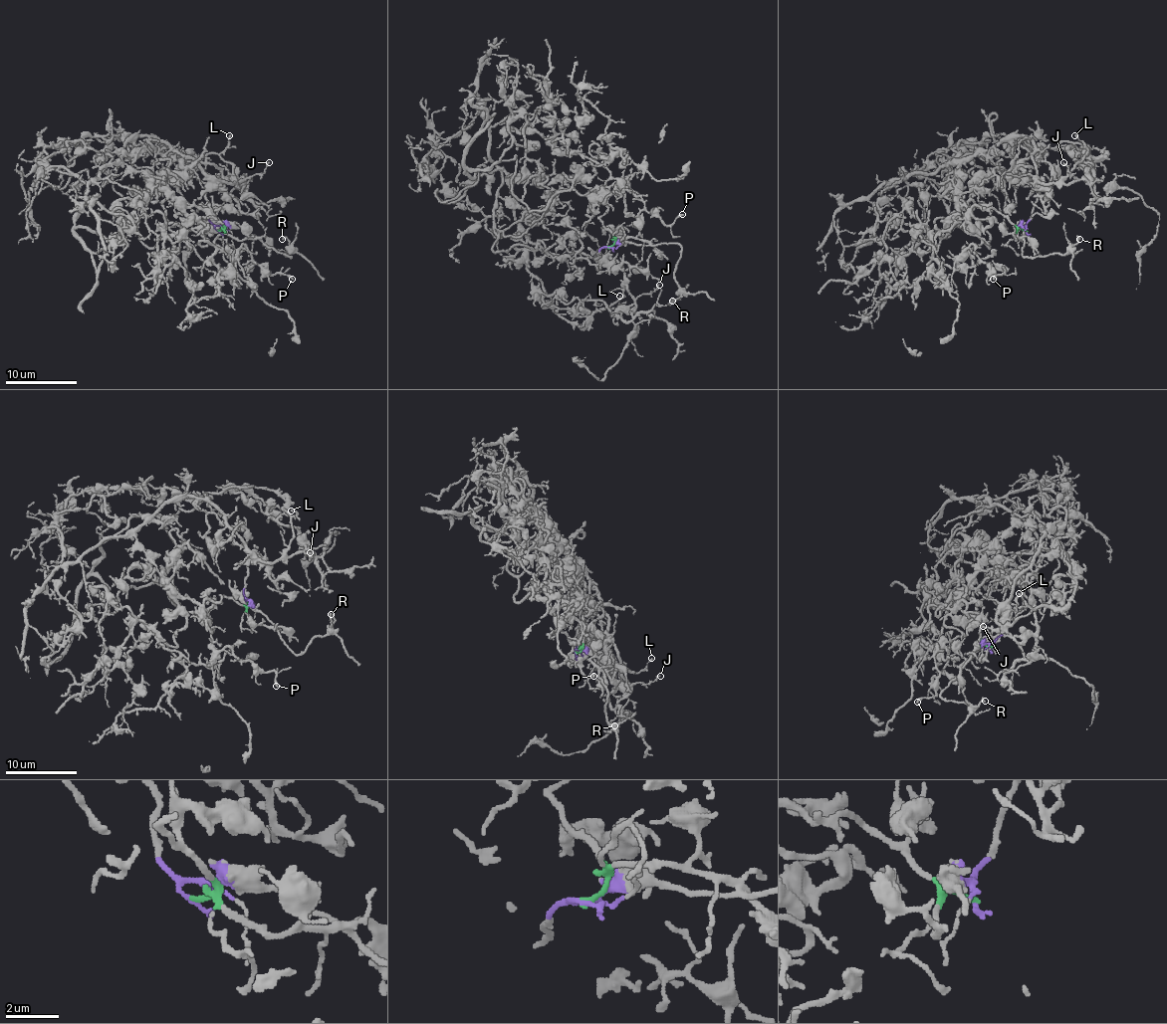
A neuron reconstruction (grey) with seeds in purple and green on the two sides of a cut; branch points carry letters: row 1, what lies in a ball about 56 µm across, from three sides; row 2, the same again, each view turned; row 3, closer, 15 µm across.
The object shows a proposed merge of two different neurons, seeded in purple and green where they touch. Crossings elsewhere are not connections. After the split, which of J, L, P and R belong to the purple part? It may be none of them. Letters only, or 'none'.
J, L, R

